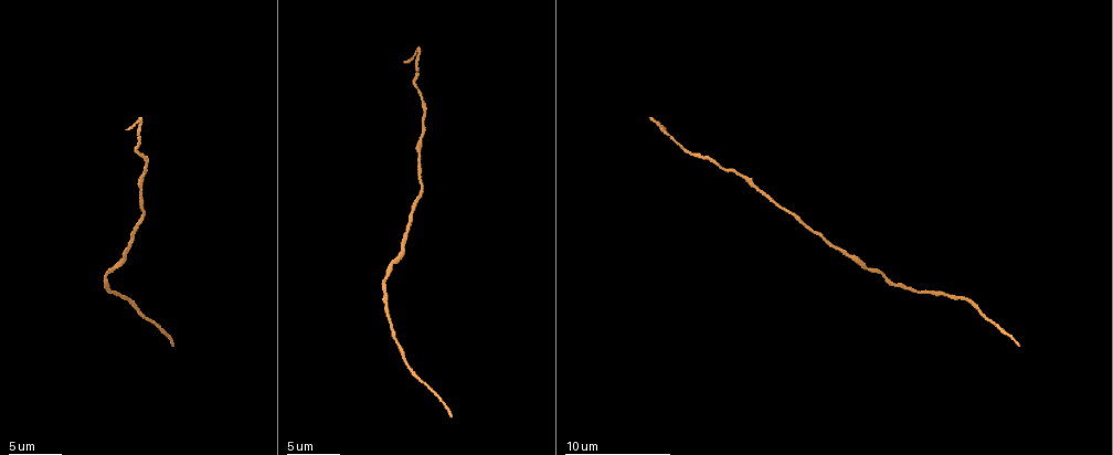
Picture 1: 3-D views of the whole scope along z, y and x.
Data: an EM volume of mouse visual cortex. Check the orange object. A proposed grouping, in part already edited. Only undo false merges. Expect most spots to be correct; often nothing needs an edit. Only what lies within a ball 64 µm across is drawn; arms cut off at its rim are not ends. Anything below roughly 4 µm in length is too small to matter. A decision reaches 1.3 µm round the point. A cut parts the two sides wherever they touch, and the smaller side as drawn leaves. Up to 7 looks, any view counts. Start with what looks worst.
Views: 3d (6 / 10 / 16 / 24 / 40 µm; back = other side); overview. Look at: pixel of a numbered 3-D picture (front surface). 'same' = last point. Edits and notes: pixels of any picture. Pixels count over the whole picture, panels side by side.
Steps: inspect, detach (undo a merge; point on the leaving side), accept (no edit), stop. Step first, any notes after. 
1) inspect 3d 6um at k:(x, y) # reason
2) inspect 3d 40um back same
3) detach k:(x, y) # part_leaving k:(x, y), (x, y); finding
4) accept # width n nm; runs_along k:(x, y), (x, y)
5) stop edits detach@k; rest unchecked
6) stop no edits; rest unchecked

inspect 3d 10um at 1:(128, 251)

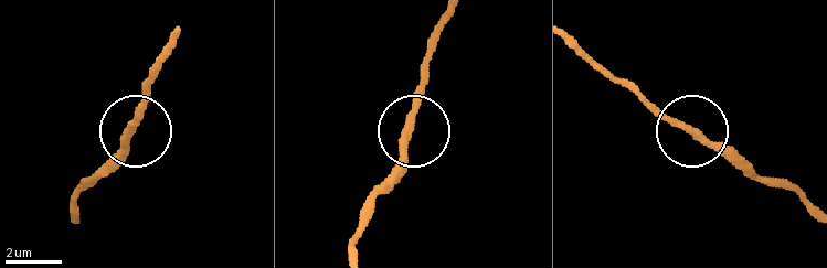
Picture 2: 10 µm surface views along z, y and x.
accept # runs_along 2:(411, 126), (396, 179); one neuron here

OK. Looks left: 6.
inspect 3d 10um at 1:(735, 172) # thick turns thin

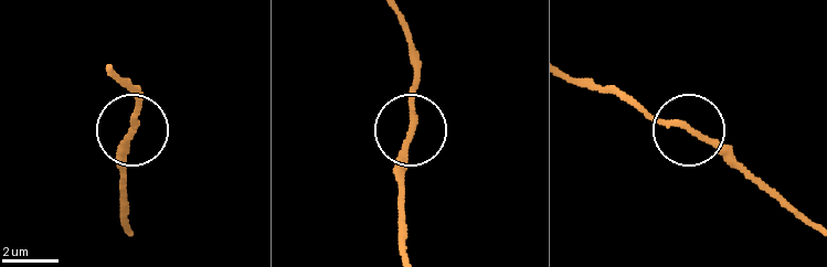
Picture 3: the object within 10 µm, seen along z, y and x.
accept # runs_along 3:(405, 245), (412, 63); one neuron here

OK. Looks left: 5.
inspect 3d 6um at 1:(419, 379) # calibre changes

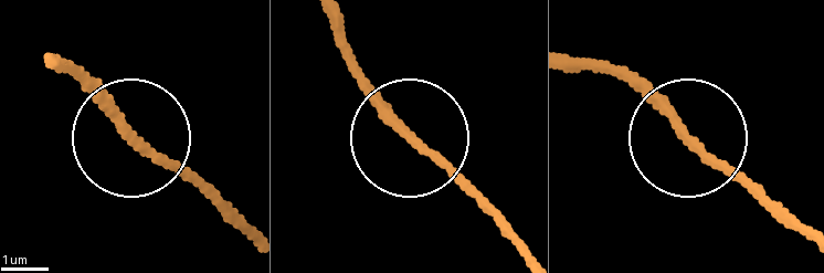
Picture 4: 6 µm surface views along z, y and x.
inspect 3d 6um back at 4:(403, 129) # from behind

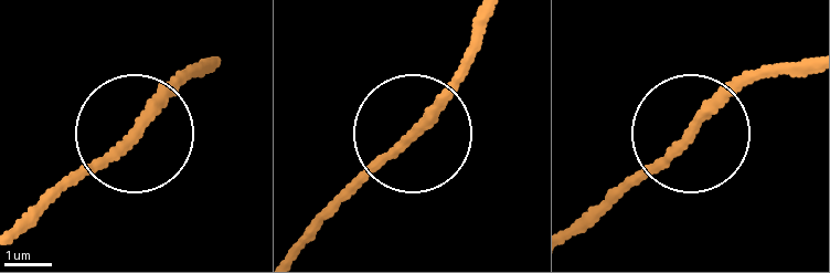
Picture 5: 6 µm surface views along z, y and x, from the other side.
accept # runs_along 5:(490, 17), (458, 87), (320, 227); all the same neuron

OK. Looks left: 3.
stop no edits; rest unchecked

